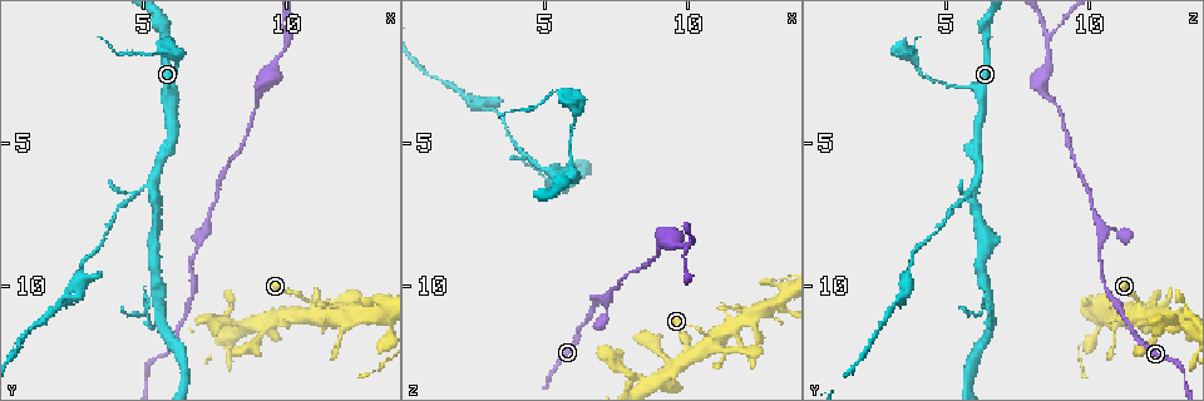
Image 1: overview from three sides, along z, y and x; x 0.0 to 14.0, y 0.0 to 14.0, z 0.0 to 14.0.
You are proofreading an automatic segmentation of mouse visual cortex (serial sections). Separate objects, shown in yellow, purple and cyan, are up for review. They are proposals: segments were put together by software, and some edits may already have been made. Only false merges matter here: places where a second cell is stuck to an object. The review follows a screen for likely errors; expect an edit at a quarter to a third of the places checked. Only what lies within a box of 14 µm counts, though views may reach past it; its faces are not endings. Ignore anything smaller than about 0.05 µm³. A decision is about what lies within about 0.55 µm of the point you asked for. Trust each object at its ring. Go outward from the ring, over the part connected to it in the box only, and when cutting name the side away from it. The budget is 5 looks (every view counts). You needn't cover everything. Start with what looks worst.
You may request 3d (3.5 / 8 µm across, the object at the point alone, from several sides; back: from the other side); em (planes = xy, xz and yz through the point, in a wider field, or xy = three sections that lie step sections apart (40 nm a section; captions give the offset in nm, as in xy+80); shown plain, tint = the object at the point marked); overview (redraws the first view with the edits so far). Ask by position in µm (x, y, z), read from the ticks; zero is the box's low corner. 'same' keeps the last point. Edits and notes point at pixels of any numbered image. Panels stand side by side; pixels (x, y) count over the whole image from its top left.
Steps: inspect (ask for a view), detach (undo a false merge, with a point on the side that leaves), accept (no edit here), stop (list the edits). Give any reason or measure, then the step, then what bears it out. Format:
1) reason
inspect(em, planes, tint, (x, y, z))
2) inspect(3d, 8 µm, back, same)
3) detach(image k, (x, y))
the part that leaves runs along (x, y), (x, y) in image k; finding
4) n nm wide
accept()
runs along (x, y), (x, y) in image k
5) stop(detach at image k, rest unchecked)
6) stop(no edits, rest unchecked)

calibre changes
inspect(3d, 3.5 µm, (5.7, 1.8, 3.4))

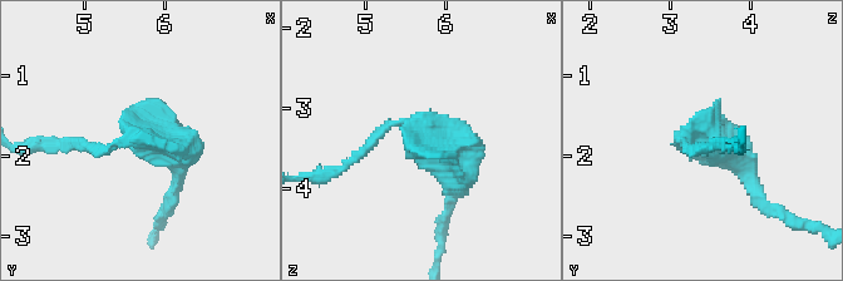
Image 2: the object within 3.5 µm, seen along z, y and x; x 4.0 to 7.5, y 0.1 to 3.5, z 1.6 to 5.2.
shape alone is not enough
inspect(em, xy, step 1, tint, (5.70, 1.75, 3.30))

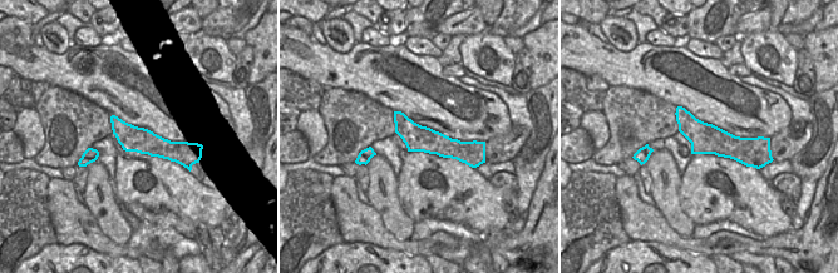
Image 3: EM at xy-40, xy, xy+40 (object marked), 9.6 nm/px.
another direction
inspect(em, xy, step 3, tint, same)

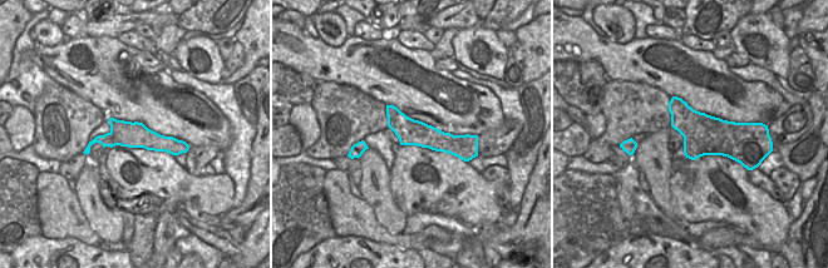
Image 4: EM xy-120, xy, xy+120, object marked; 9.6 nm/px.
260 nm wide
accept()
runs along (177, 178), (177, 156), (151, 136), (78, 144) in image 2; all the same cell

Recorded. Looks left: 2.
three arms meet
inspect(3d, 3.5 µm, (5.3, 6.6, 6.1))

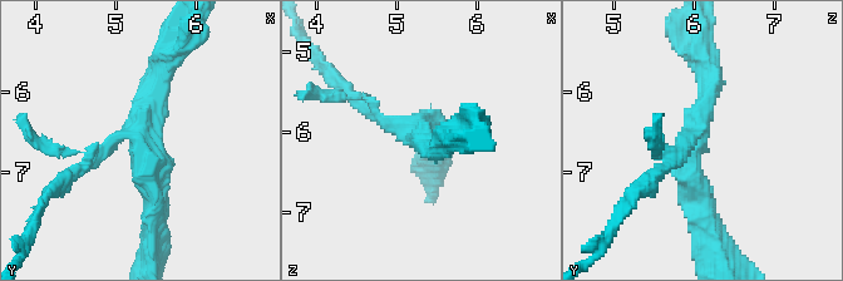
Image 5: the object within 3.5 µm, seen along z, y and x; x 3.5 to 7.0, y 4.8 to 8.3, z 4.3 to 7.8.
inspect(em, planes, tint, (5.25, 6.50, 6.00))

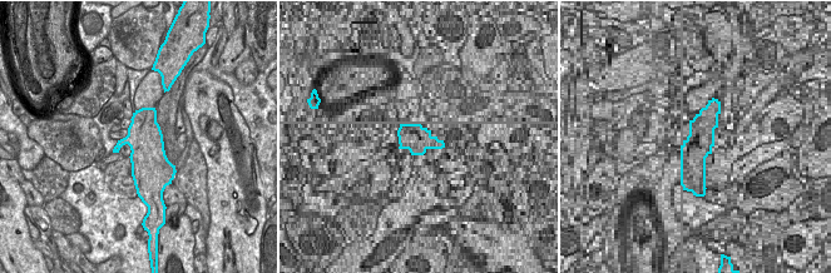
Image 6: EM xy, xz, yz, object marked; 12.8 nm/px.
3 arms; arms of 200, 250, 300 nm
accept()
runs along (167, 59), (137, 132), (152, 210) in image 5; all the same cell

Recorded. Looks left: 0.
stop(no edits, rest unchecked)

